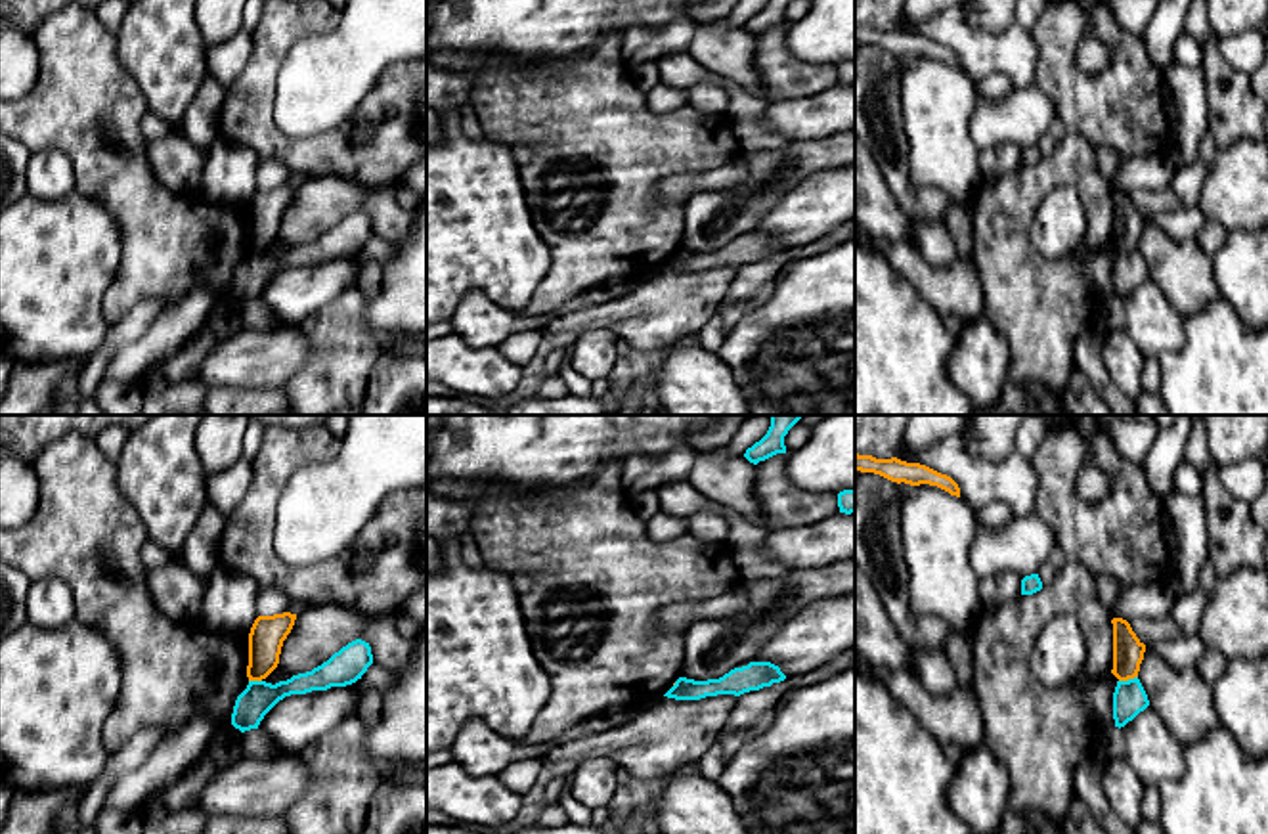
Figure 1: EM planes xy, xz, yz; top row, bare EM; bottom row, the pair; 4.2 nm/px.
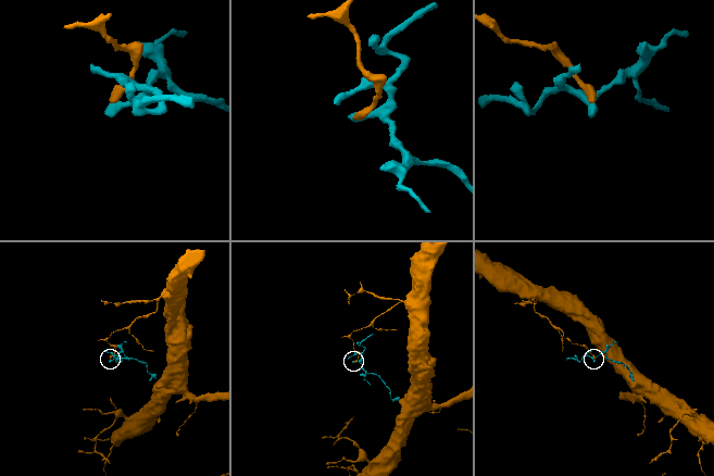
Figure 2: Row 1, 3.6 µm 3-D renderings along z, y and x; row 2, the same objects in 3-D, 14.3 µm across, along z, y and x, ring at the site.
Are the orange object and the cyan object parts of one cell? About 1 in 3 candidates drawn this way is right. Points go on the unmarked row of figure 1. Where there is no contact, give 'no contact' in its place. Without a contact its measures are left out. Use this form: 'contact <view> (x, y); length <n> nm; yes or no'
contact yz (1127, 251); length 80 nm; no

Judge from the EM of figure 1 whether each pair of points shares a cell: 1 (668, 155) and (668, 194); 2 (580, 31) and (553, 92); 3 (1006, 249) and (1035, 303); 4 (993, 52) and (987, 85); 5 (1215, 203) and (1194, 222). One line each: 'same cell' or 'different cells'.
1: different cells
2: different cells
3: same cell
4: different cells
5: different cells

